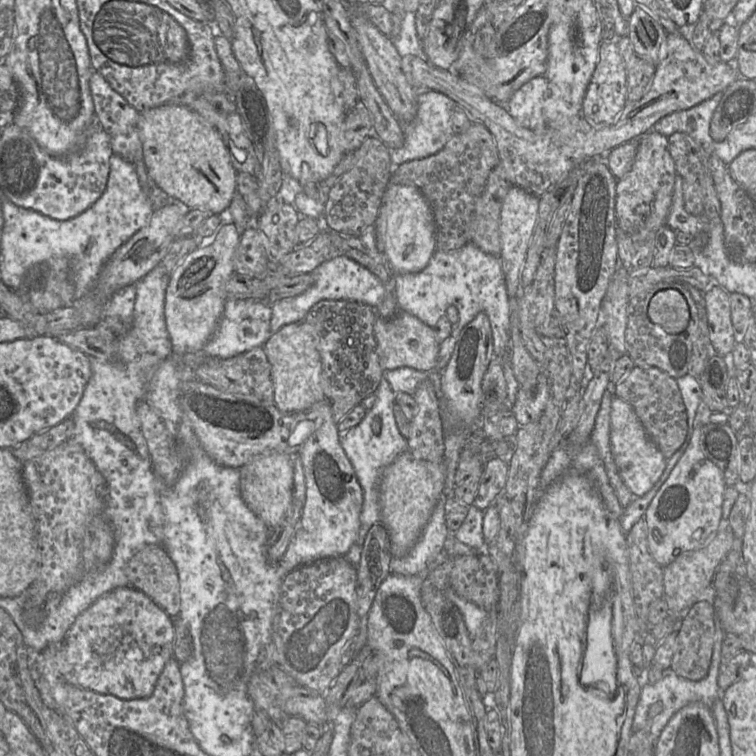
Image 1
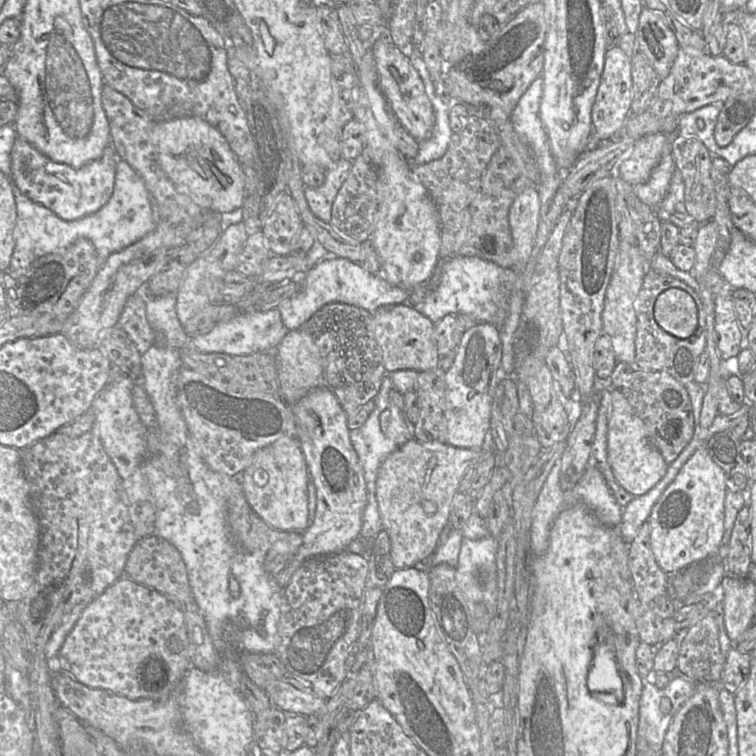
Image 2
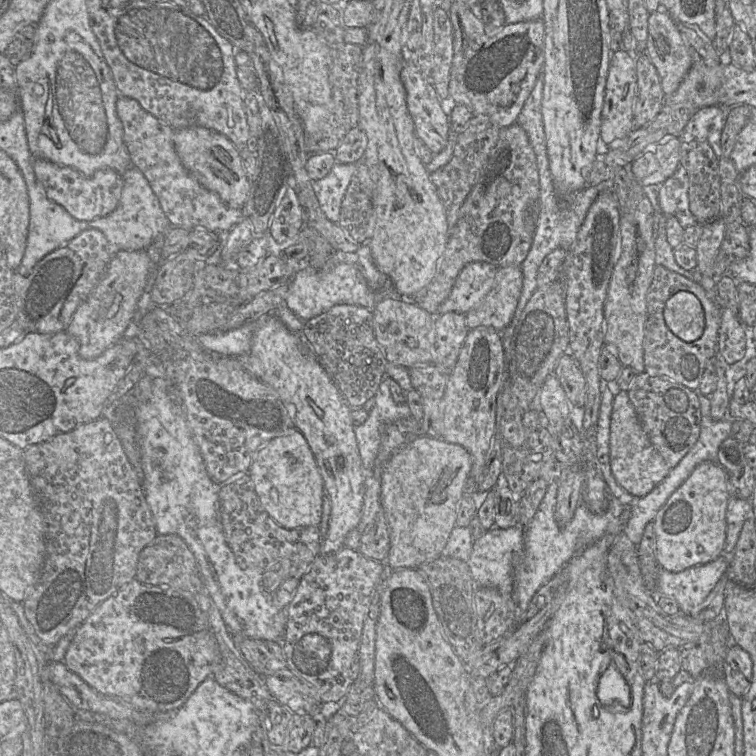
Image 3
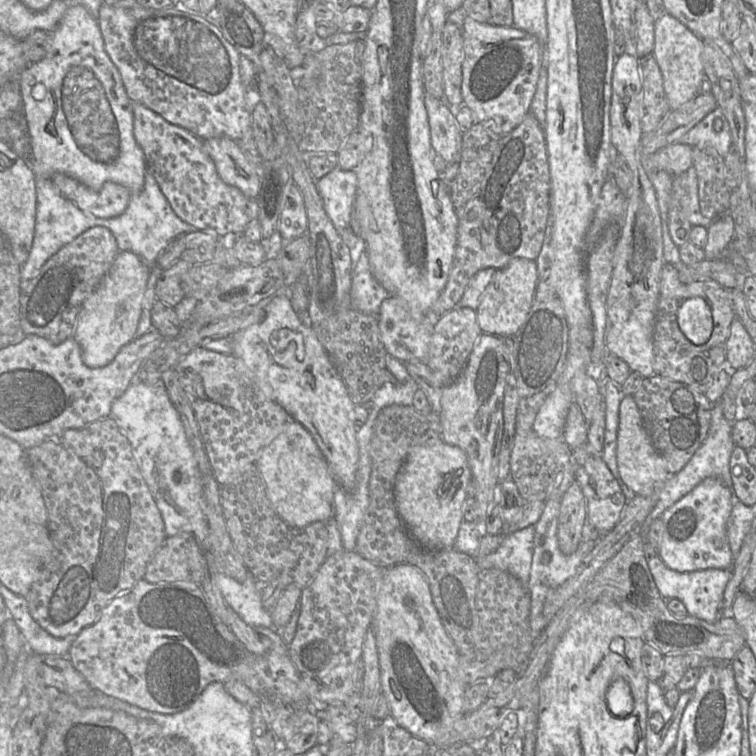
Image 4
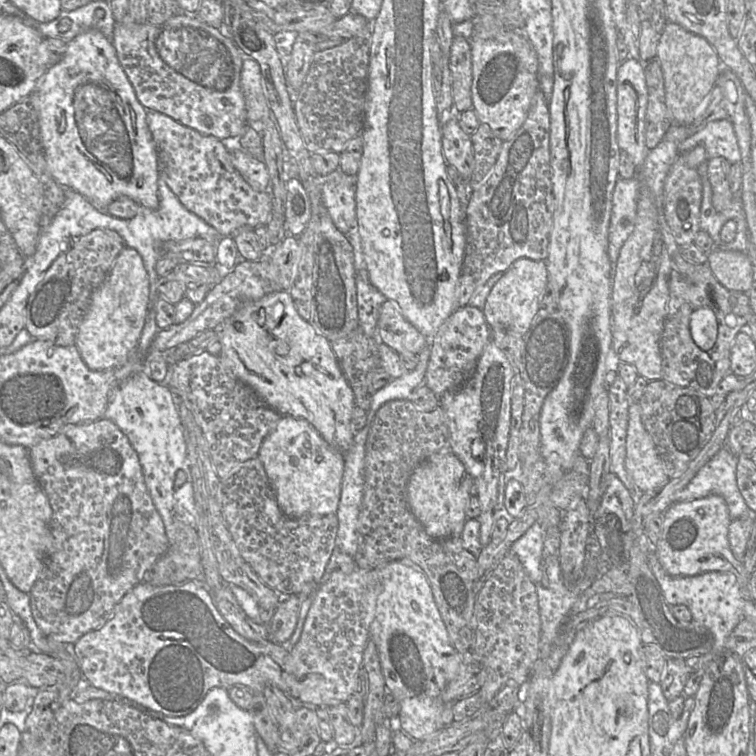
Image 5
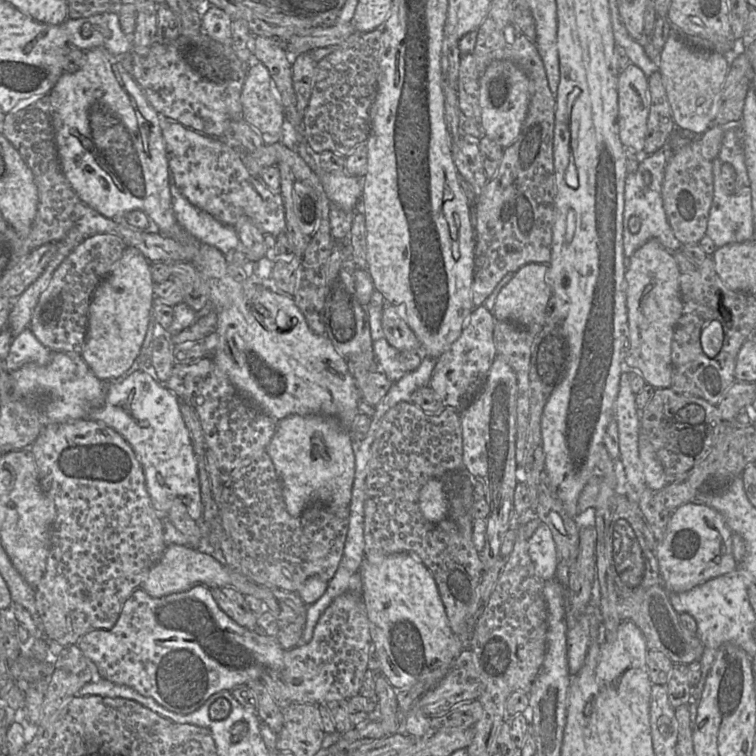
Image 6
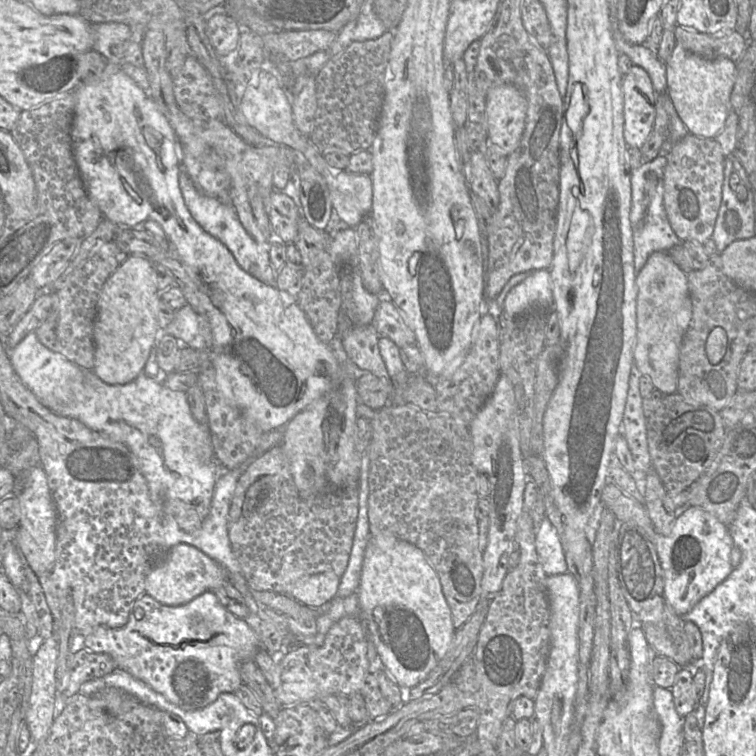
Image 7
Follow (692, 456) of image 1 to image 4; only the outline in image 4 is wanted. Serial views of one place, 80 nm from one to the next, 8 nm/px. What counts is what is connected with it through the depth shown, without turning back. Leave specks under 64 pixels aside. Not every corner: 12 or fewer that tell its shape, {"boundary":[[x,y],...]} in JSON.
{"boundary":[[709,477],[666,509],[658,554],[677,572],[732,567],[735,498]]}

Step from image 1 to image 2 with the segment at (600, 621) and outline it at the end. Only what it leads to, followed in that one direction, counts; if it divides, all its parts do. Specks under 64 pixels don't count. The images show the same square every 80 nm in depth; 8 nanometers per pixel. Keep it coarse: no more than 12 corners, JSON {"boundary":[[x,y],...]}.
{"boundary":[[601,631],[587,678],[599,701],[623,699],[614,650]]}

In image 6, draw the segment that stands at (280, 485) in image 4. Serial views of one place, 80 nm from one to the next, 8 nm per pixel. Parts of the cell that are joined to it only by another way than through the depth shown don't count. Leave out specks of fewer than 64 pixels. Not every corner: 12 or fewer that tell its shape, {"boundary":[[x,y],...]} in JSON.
{"boundary":[[333,417],[278,421],[265,451],[287,512],[348,507],[353,439]]}

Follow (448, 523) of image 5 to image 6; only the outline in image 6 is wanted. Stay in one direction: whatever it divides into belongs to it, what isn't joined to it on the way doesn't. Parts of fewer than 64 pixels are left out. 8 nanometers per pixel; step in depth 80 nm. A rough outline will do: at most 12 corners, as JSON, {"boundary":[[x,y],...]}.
{"boundary":[[441,479],[428,480],[418,504],[432,523],[449,517],[449,500]]}

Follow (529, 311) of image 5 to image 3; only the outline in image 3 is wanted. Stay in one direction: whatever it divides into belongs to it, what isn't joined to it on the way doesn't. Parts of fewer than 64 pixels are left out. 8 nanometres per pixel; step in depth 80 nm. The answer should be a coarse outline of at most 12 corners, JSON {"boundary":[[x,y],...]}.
{"boundary":[[520,266],[499,268],[469,330],[511,322],[523,286]]}

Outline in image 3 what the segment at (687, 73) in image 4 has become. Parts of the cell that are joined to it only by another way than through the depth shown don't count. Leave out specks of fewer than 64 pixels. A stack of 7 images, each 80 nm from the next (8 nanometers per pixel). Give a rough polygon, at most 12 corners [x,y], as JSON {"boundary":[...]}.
{"boundary":[[650,13],[646,54],[665,95],[694,64],[672,16]]}

